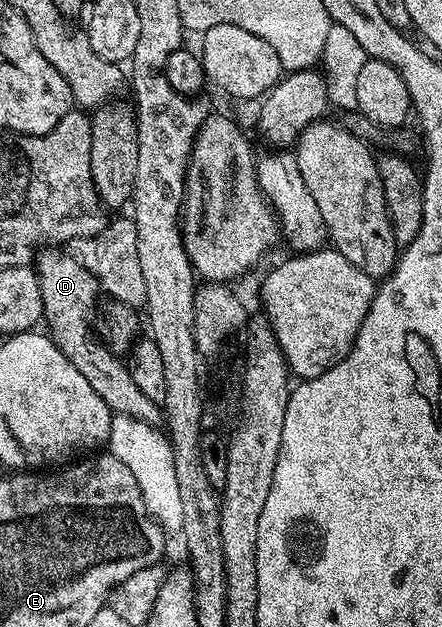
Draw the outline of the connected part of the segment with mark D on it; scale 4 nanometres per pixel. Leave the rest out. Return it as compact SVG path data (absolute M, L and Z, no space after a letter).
M47 248L38 255L37 261L34 263L33 269L39 275L39 287L41 288L41 300L43 301L43 318L45 319L46 329L49 336L55 342L55 346L69 360L69 364L73 364L73 368L77 368L77 372L81 372L81 376L85 376L85 380L92 385L93 390L97 392L97 396L105 401L107 407L112 413L133 416L142 422L149 423L150 426L158 427L164 421L162 407L155 401L149 400L141 388L133 381L133 376L129 376L127 371L127 363L120 355L114 354L110 348L103 343L94 333L87 334L87 329L92 329L93 322L90 322L91 313L95 310L95 301L101 298L99 282L90 274L87 269L79 263L76 258L72 258L70 254L59 248Z

